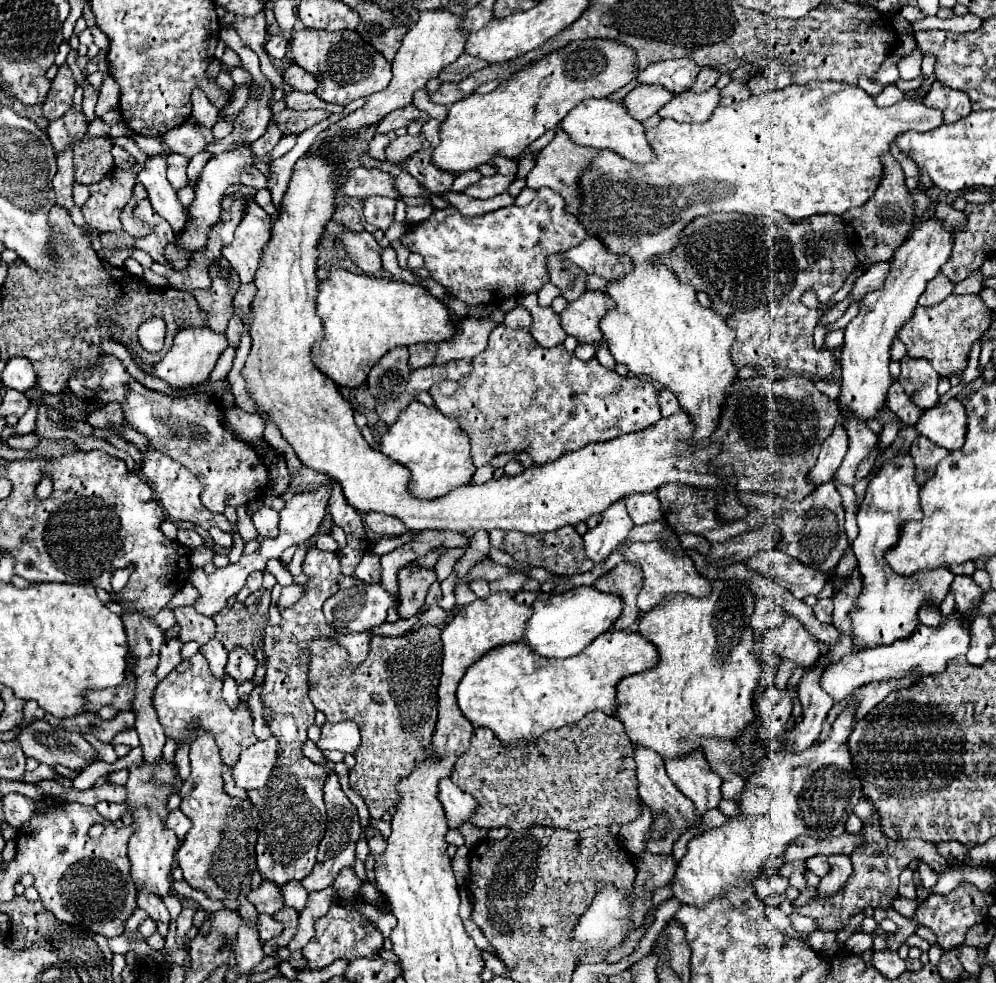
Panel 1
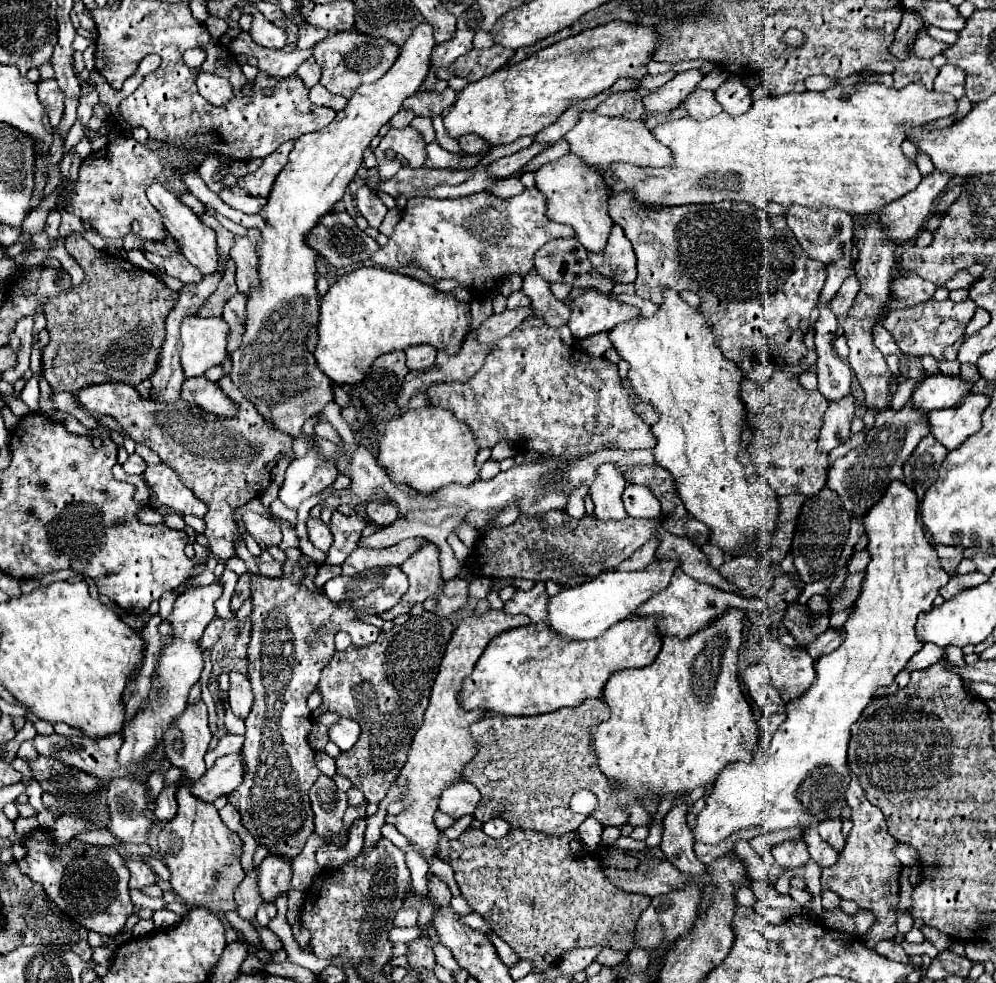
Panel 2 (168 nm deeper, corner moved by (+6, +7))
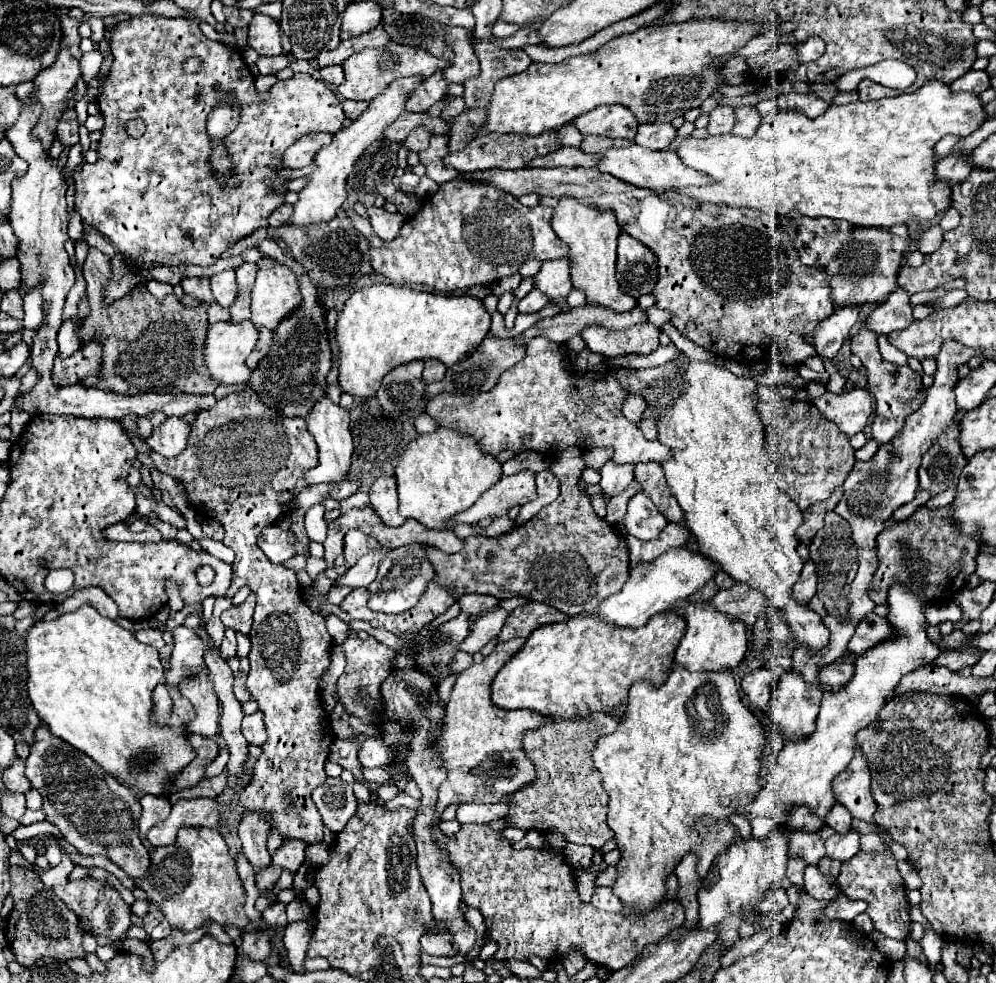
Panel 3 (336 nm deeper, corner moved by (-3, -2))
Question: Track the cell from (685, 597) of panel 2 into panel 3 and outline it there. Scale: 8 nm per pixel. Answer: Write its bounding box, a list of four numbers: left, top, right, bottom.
[675,604,747,672]

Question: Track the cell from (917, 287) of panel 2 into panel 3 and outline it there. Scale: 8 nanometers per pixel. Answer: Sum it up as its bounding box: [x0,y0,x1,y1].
[865,290,913,334]

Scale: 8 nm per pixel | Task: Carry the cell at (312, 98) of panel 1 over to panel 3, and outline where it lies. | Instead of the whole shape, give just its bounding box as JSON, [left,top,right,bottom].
[341,100,369,120]

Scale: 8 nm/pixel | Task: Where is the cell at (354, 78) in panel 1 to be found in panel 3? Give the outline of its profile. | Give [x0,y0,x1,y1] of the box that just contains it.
[337,42,451,100]

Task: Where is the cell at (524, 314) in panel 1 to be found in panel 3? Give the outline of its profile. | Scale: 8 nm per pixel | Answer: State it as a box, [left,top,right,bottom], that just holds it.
[519,288,551,314]

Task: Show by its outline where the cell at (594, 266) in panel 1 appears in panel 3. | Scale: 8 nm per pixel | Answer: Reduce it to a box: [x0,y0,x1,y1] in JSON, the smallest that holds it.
[617,232,659,300]

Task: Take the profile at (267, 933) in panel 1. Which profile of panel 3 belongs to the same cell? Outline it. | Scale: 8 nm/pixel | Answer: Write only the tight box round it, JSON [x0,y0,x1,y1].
[263,902,287,926]

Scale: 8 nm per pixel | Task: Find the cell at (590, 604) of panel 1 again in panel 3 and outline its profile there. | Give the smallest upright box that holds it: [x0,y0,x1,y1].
[597,548,717,628]

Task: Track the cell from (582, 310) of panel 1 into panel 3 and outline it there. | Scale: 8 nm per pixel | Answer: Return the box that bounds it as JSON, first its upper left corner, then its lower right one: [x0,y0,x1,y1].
[583,322,659,358]

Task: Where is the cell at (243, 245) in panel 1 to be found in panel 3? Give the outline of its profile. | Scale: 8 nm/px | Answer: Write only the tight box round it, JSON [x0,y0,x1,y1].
[251,258,299,330]

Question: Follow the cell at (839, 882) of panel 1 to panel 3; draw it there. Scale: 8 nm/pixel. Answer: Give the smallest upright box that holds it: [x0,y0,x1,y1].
[825,802,851,834]

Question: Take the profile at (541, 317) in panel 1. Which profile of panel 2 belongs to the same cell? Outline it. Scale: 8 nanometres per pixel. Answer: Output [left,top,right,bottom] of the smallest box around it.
[522,271,570,327]

